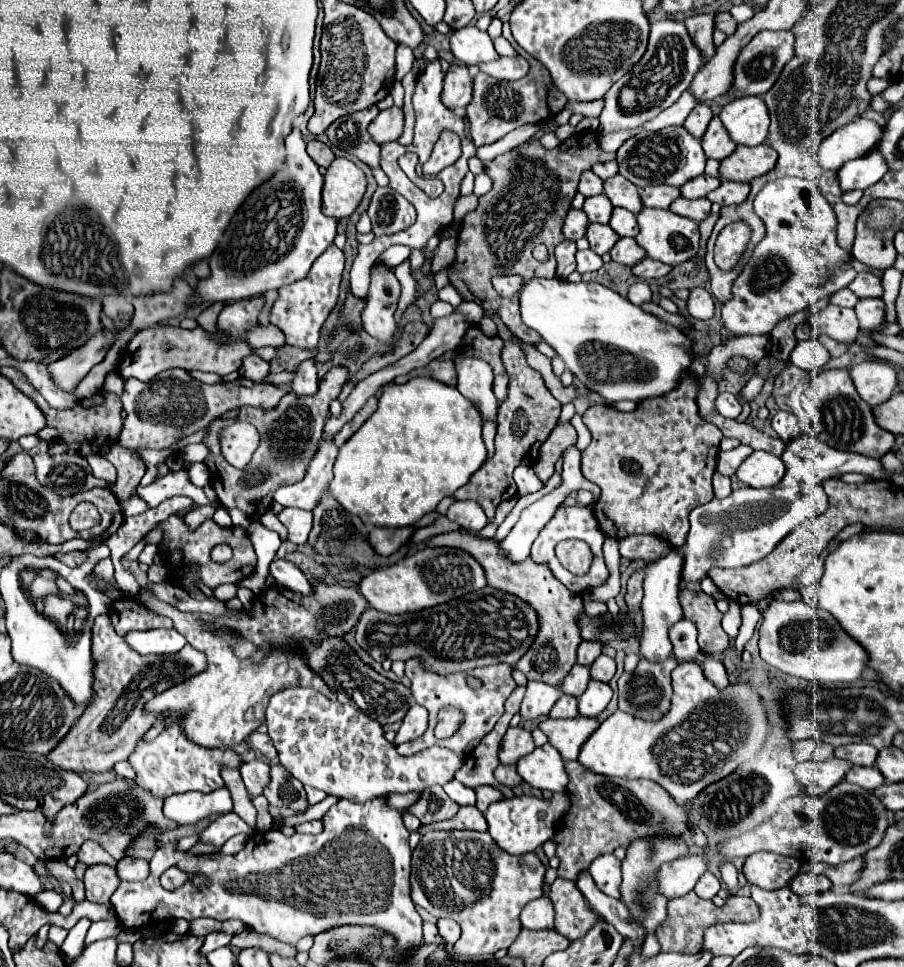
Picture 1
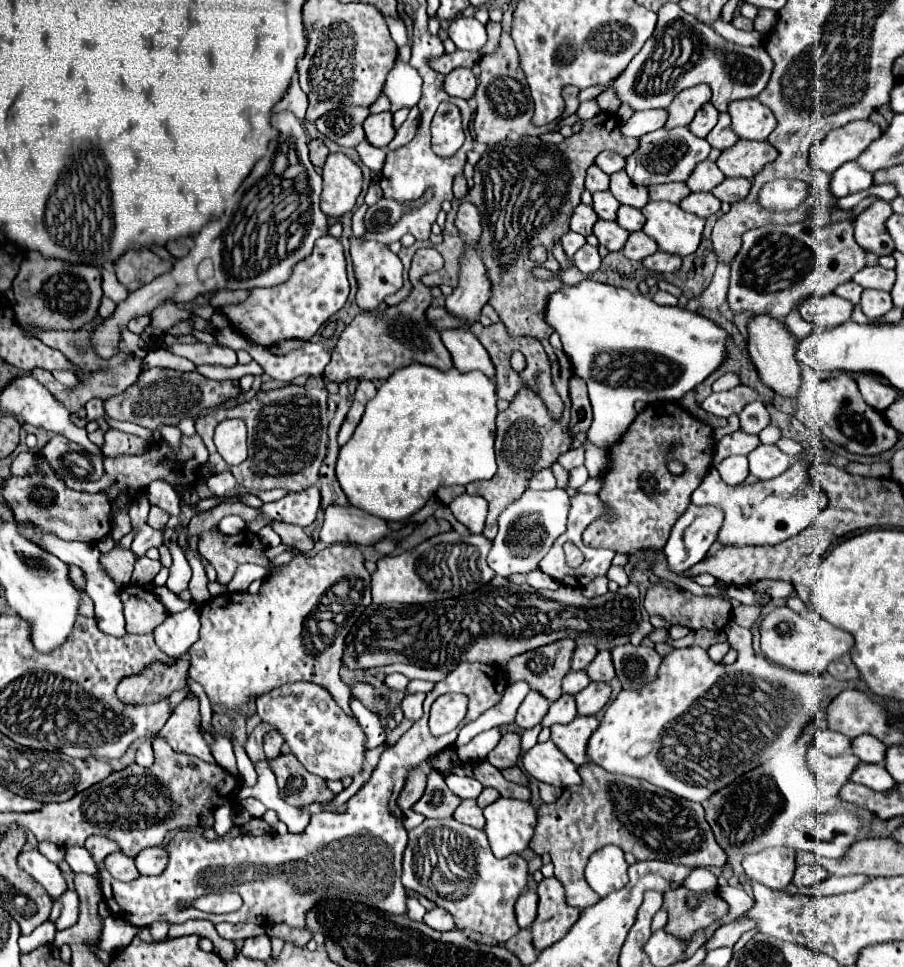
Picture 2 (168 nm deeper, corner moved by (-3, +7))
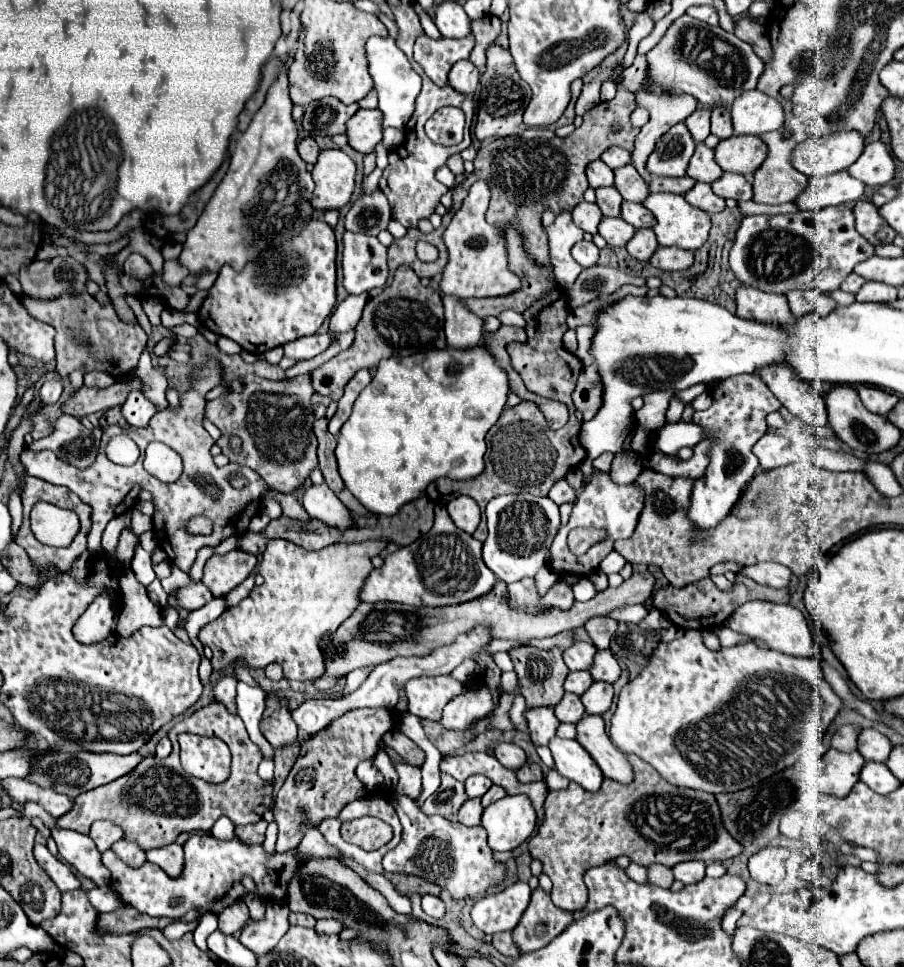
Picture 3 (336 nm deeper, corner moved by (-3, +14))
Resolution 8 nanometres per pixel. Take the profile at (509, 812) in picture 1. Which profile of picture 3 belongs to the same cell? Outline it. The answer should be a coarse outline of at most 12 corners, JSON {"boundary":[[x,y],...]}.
{"boundary":[[523,794],[483,810],[481,826],[495,852],[515,850],[535,828]]}

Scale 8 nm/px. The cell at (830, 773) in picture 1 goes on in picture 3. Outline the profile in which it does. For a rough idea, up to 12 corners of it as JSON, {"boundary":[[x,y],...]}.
{"boundary":[[829,748],[823,772],[831,786],[827,794],[843,796],[859,780],[865,758]]}

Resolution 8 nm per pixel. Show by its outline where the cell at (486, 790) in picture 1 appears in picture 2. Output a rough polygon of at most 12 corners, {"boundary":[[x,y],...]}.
{"boundary":[[485,787],[477,799],[477,805],[485,809],[501,795],[493,787]]}

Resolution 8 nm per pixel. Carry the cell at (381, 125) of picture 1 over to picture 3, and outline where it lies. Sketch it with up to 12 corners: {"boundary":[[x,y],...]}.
{"boundary":[[359,108],[349,144],[369,154],[383,138],[381,110]]}

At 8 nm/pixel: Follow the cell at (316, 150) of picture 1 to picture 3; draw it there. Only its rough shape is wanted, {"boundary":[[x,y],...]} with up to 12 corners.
{"boundary":[[311,136],[297,150],[307,164],[317,162],[319,146]]}

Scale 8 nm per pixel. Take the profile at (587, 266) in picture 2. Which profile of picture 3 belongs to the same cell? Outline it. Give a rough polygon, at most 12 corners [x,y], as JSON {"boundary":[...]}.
{"boundary":[[581,240],[571,254],[583,268],[597,264],[599,248]]}

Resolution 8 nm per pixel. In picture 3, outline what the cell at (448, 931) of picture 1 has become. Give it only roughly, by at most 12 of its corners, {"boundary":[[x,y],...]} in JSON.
{"boundary":[[423,896],[425,914],[441,918],[445,904],[439,896]]}

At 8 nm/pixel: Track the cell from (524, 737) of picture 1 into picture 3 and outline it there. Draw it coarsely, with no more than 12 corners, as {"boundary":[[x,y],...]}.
{"boundary":[[501,742],[495,746],[495,758],[509,770],[527,762],[517,744]]}

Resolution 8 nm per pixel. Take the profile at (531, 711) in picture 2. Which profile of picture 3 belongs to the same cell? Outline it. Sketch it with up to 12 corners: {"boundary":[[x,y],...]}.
{"boundary":[[527,708],[525,720],[535,744],[555,736],[553,708]]}

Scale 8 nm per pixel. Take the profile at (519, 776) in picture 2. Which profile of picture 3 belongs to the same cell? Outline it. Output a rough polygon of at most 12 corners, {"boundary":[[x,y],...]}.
{"boundary":[[527,762],[517,770],[519,782],[543,780],[539,764]]}

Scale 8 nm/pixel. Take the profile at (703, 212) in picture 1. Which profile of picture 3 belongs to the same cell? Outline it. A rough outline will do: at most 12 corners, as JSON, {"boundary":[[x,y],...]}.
{"boundary":[[695,184],[685,200],[709,214],[721,212],[725,200],[711,184]]}

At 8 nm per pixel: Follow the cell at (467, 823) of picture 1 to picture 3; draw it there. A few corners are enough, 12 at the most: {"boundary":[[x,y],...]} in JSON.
{"boundary":[[469,798],[457,812],[465,826],[481,822],[481,798]]}

